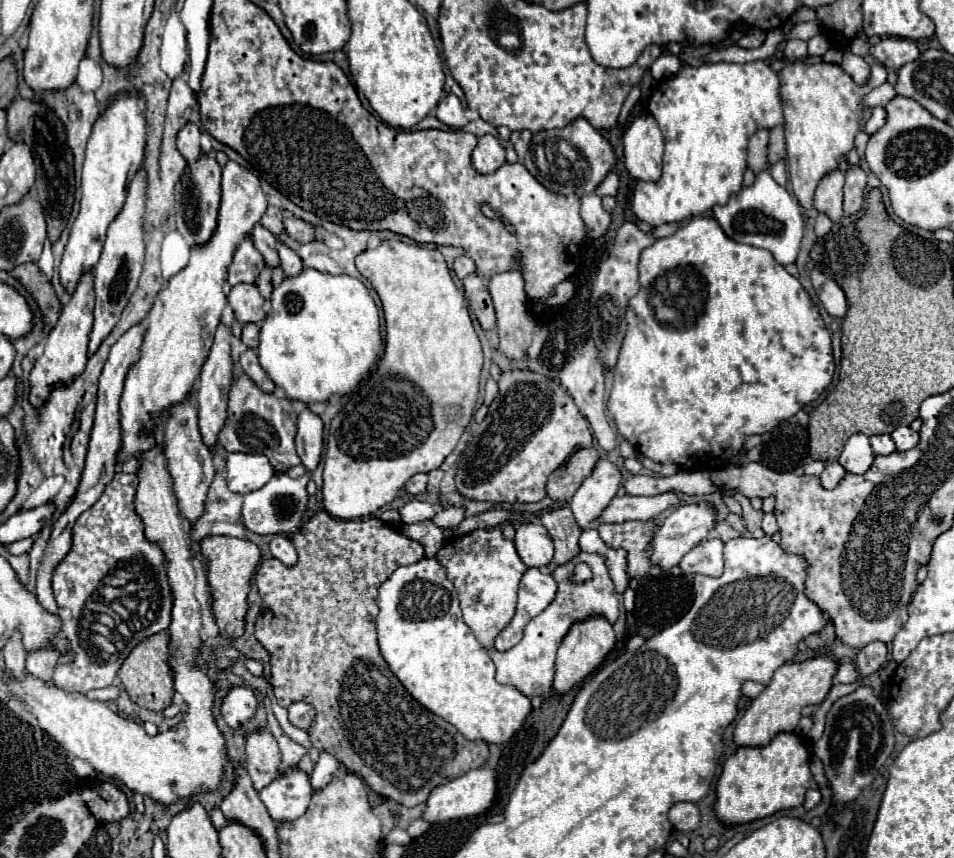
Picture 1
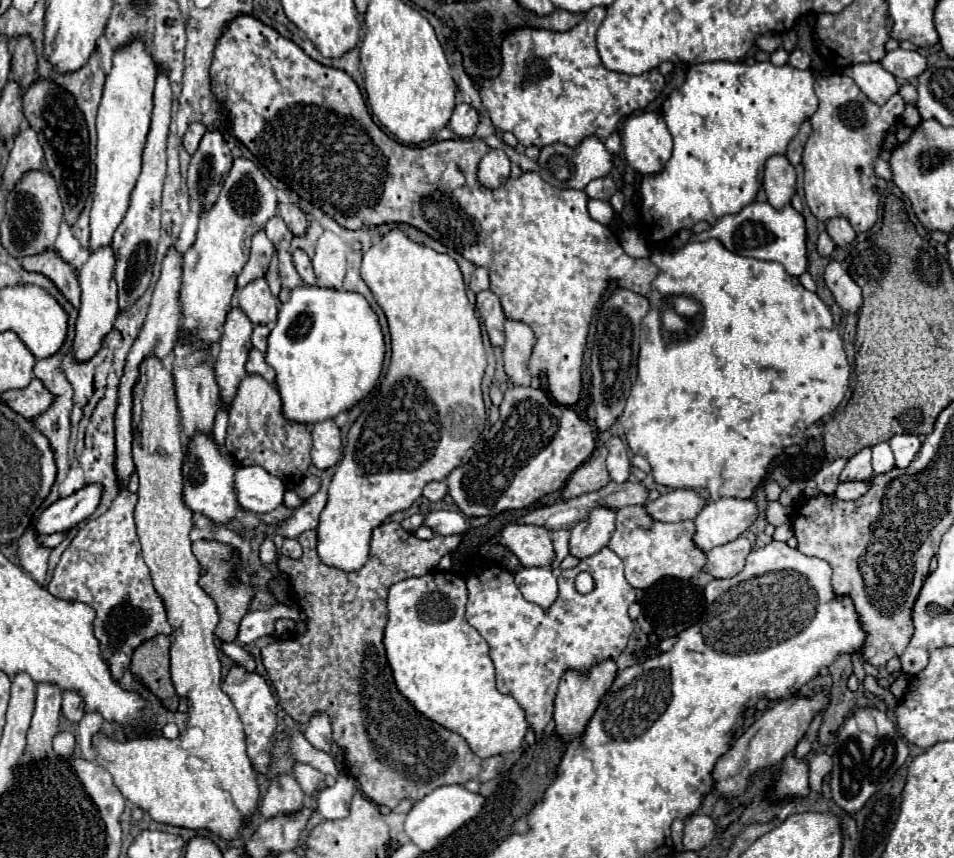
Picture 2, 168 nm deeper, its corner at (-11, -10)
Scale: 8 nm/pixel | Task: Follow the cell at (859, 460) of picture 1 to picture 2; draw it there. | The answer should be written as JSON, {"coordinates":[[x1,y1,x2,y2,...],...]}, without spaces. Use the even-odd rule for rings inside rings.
{"coordinates":[[862,448,856,456,852,456,846,464,846,468,840,474,840,482,846,480,860,480,860,482,870,482,874,476,872,470,872,450]]}

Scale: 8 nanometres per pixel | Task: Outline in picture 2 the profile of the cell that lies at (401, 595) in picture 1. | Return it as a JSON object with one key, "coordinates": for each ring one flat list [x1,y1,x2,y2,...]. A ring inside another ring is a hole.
{"coordinates":[[430,572,426,576,396,582,388,592,388,624,384,632,384,648,396,686,414,704,414,708,440,726,458,732,470,744,476,756,488,758,518,750,528,732,528,722,522,706,512,696,500,694,496,690,496,672,488,654,488,644,480,632,476,632,476,628,466,622,464,616,466,598,468,592,464,580,450,572]]}

